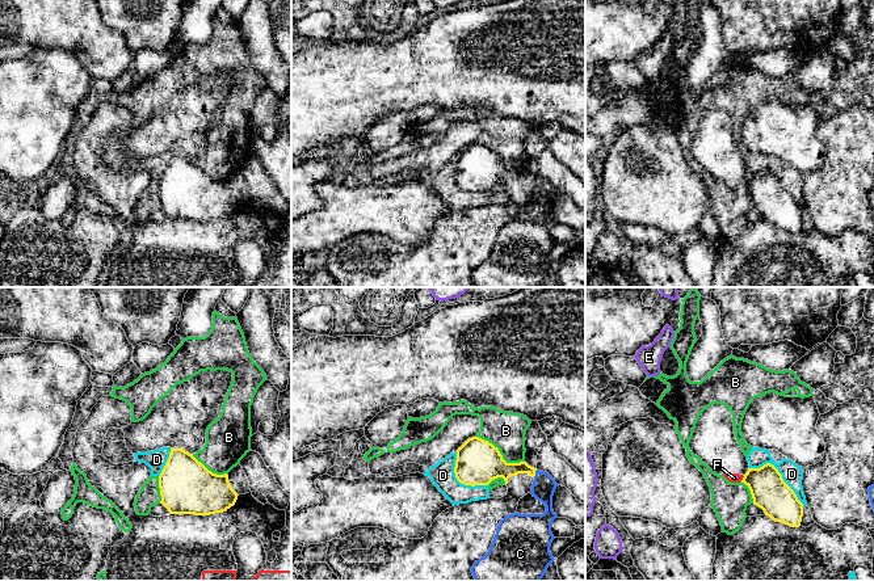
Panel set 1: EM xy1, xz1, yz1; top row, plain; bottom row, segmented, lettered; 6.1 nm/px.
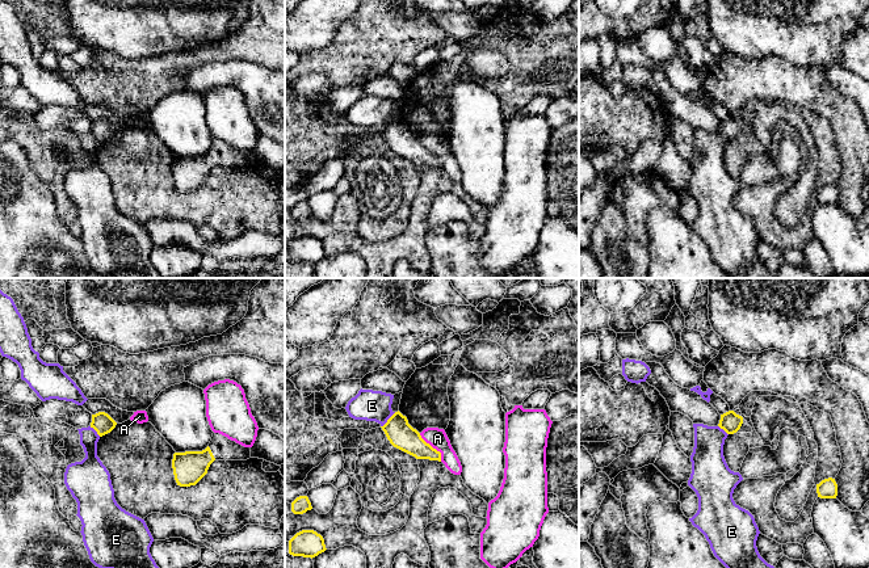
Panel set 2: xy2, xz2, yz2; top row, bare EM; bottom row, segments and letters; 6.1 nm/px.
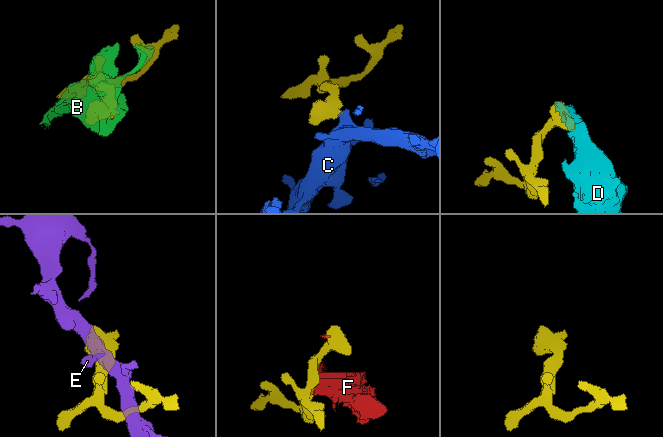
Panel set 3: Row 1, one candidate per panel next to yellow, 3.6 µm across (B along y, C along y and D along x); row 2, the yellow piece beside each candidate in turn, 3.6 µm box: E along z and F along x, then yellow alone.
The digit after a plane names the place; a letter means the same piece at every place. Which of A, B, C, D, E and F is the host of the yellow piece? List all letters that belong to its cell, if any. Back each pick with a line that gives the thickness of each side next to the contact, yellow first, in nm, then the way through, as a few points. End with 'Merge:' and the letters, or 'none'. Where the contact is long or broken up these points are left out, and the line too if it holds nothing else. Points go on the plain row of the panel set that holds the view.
Merge: none

